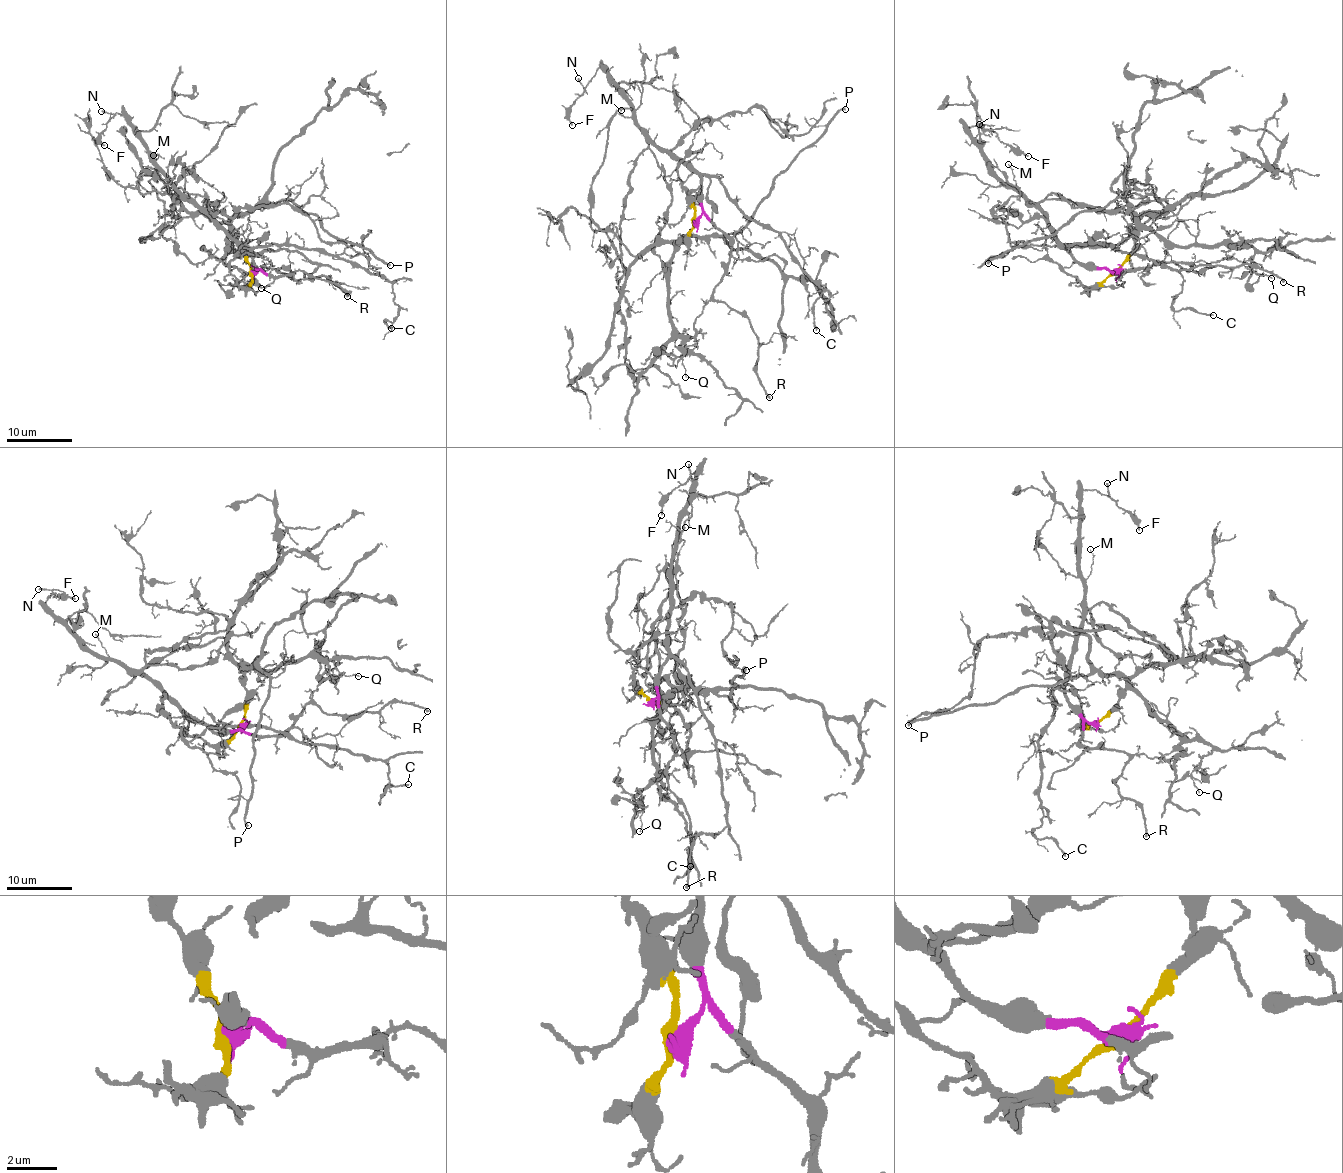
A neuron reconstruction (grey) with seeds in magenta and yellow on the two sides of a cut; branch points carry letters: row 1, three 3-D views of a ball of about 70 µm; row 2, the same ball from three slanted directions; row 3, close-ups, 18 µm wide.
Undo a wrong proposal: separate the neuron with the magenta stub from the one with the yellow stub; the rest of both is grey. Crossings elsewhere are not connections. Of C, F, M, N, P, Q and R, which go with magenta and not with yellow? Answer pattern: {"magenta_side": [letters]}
{"magenta_side": ["C", "F", "M", "N", "R"]}

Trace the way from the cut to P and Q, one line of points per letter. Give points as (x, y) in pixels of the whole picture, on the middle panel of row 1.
P: (693, 221), (694, 226), (677, 243), (688, 237), (738, 233), (781, 172), (812, 144), (839, 110), (845, 110)
Q: (693, 221), (694, 226), (677, 248), (670, 265), (672, 340), (655, 356), (673, 353), (679, 356), (686, 377)

